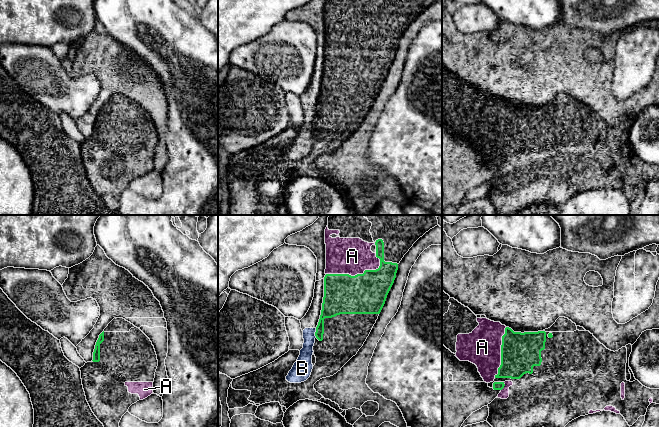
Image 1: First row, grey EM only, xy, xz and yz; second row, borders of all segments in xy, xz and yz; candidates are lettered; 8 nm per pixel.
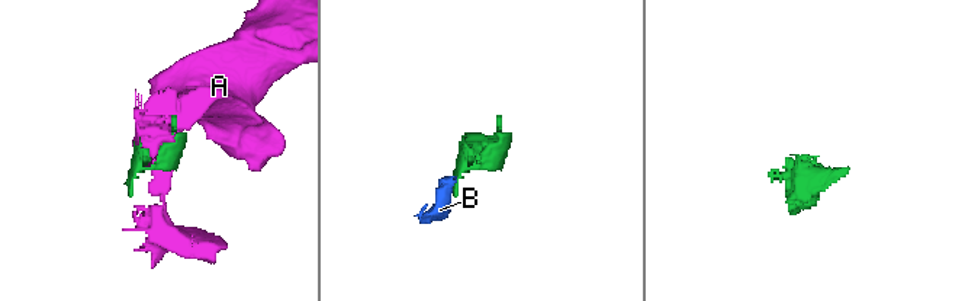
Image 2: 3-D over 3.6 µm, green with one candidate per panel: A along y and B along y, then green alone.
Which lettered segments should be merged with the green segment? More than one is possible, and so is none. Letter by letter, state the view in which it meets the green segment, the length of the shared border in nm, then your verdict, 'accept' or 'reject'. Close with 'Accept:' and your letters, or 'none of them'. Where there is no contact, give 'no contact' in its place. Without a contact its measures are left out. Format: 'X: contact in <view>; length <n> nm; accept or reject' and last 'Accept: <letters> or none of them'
A: contact in xz; length 460 nm; accept
B: contact in xz; length 80 nm; reject
Accept: A

